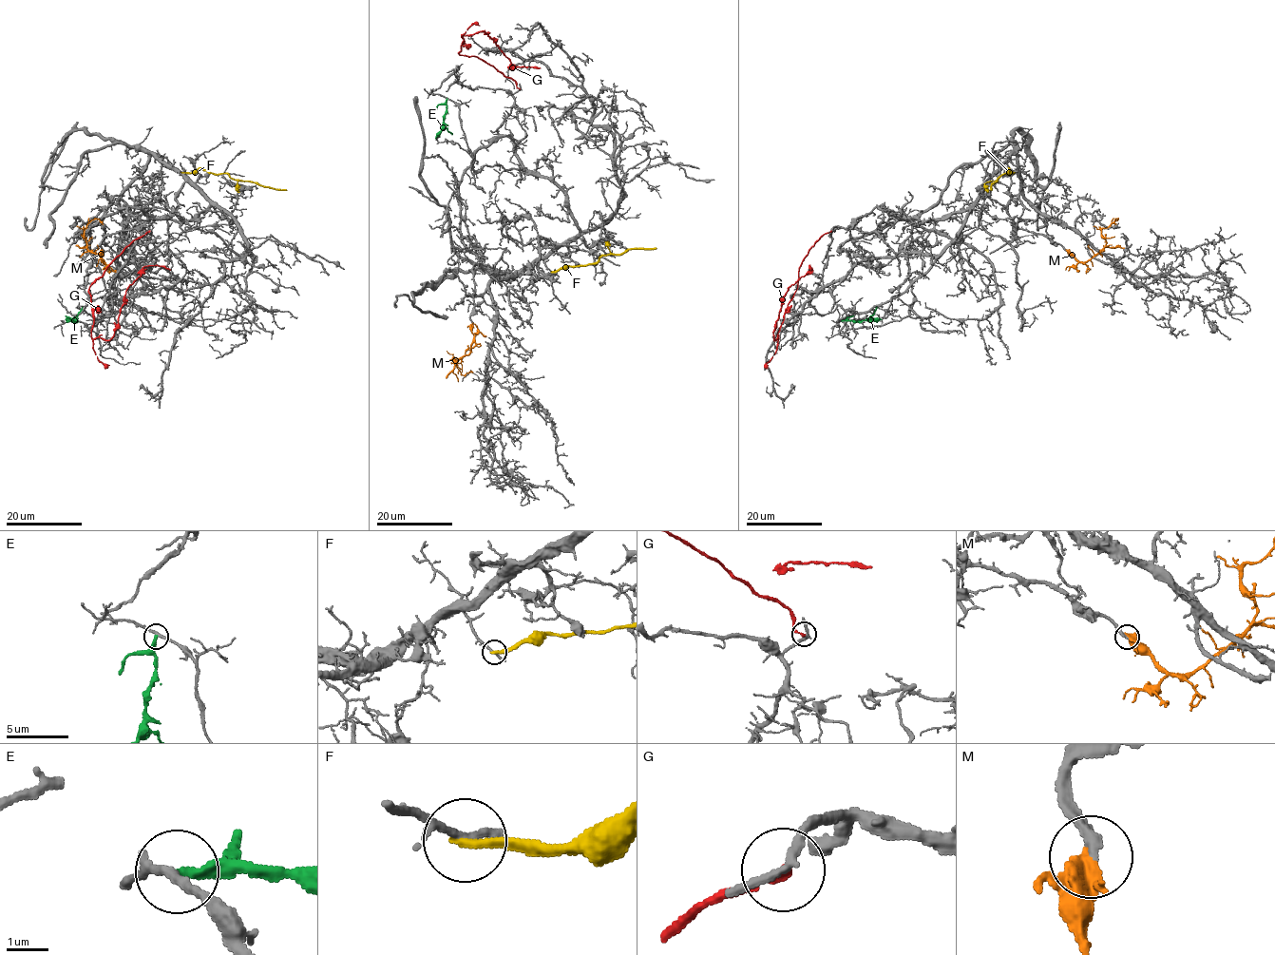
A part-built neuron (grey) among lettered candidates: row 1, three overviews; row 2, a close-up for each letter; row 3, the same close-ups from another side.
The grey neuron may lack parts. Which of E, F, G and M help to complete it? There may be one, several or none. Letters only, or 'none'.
M

